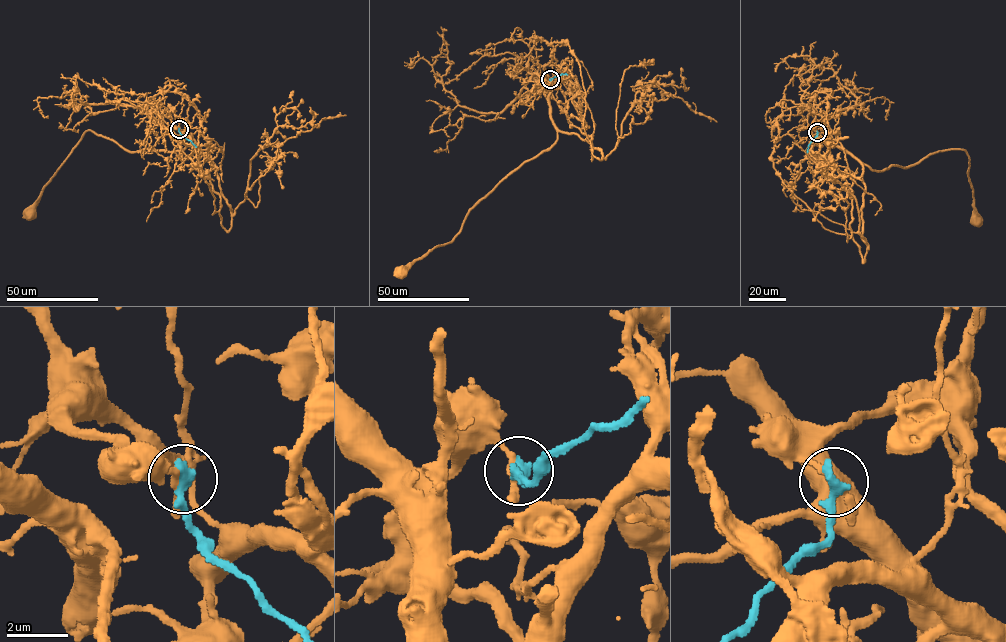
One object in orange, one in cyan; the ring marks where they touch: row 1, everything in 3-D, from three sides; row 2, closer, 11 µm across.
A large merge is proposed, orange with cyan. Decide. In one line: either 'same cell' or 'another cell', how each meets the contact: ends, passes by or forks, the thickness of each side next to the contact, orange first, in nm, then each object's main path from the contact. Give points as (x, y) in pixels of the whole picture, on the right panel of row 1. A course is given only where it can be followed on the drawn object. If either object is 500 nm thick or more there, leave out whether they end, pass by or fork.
another cell; orange passes by; cyan ends; calibres 200 and 440 nm; course orange (817, 132), (839, 111), (812, 125), (825, 140), (876, 171), (962, 149), (968, 156), (975, 220); course cyan (817, 132), (808, 145), (807, 152)

